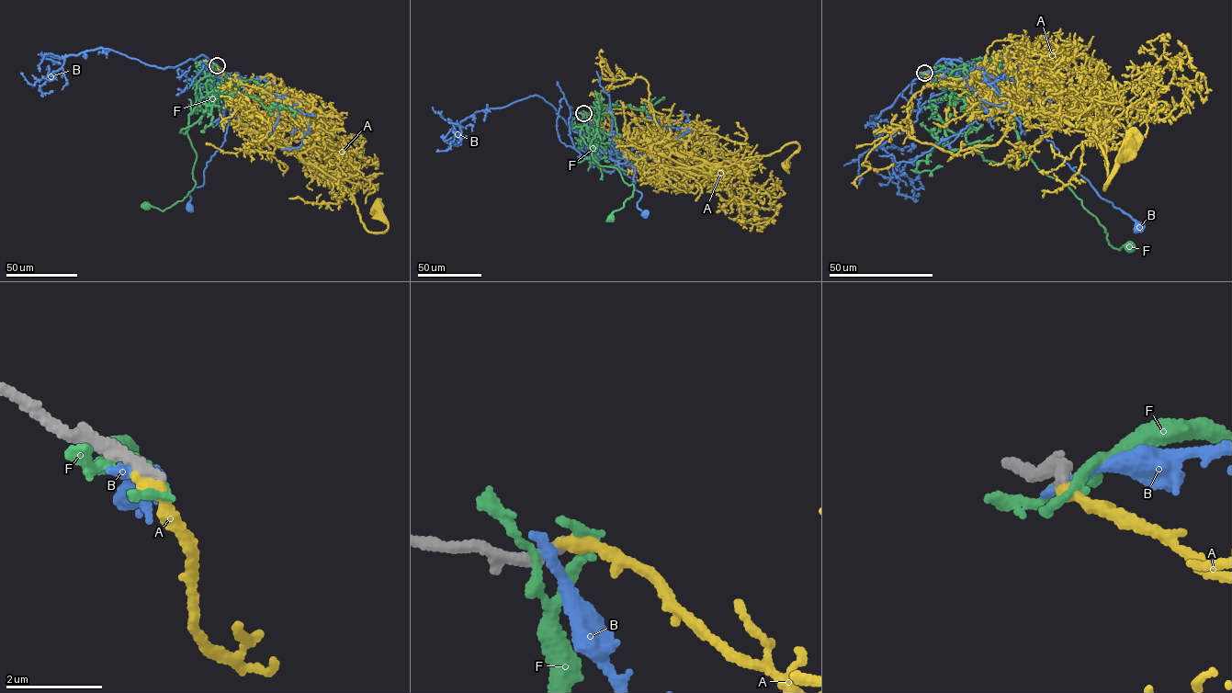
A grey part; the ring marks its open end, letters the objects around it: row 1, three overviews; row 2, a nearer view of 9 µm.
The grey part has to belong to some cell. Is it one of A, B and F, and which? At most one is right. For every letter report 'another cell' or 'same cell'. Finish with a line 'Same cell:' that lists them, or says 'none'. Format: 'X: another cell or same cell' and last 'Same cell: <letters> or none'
A: another cell
B: another cell
F: another cell
Same cell: none

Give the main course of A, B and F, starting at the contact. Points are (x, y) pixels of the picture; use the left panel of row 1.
A: (216, 64), (237, 107), (274, 124), (304, 163), (344, 186), (365, 228), (383, 232), (388, 222), (377, 206)
B: (216, 64), (220, 70), (209, 60), (231, 104), (228, 124), (189, 208)
F: (217, 64), (197, 84), (200, 102), (189, 116), (186, 132), (197, 158), (195, 187), (164, 210), (147, 206)

